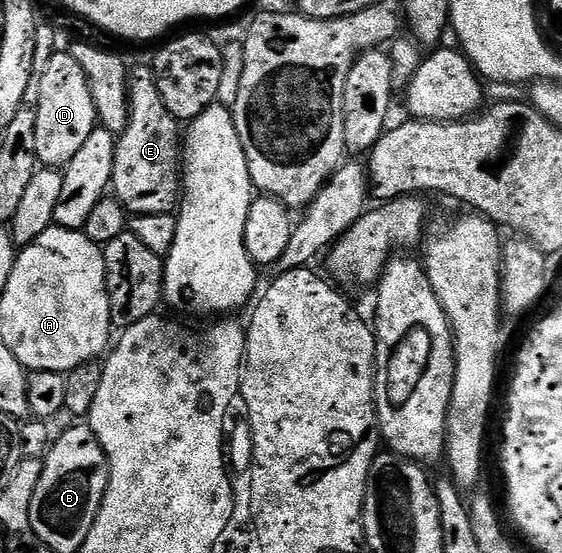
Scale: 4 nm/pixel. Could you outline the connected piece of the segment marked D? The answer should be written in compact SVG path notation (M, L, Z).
M55 53L40 77L40 97L36 109L36 157L46 169L62 169L76 157L76 152L88 141L95 127L99 126L96 105L84 69L76 57L68 53Z

